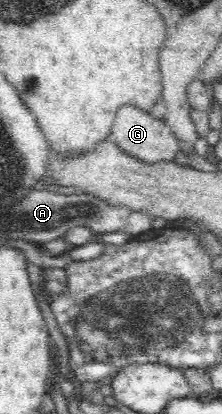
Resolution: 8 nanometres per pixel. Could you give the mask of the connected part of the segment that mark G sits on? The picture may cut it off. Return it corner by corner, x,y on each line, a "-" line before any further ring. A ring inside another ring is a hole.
134,106
121,107
115,117
115,125
113,125
110,138
115,141
117,149
123,151
123,154
145,165
174,163
179,153
178,140
164,121
157,120
150,113
141,112

